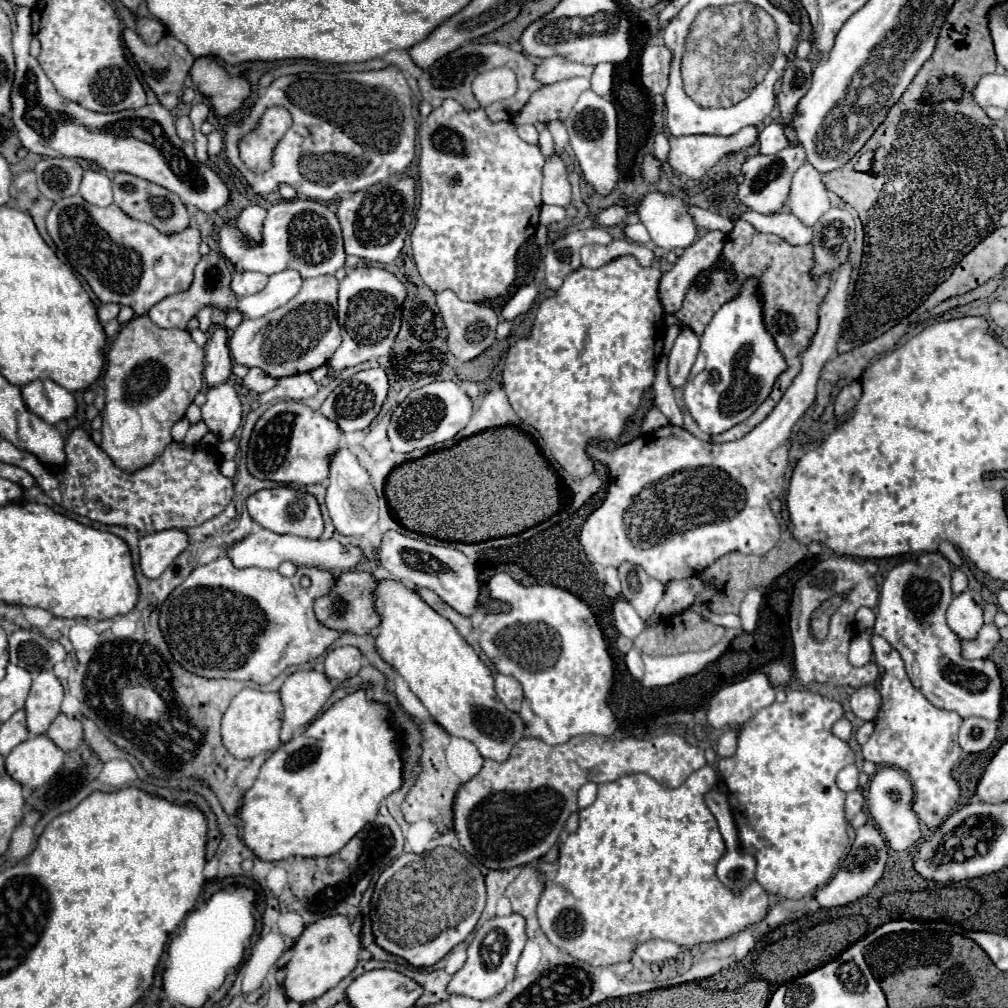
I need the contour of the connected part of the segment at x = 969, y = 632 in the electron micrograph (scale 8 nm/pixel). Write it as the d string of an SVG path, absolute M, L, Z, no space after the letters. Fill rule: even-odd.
M964 591L960 595L956 595L948 607L948 627L960 637L960 639L976 639L976 633L982 629L984 621L982 621L982 603L980 603L980 595L976 591Z

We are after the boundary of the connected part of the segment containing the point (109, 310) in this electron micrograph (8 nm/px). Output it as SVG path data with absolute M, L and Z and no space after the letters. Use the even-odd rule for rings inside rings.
M104 303L104 305L98 309L98 319L100 319L100 323L106 325L110 319L114 319L114 317L118 315L118 311L120 311L120 305L116 305L116 303Z

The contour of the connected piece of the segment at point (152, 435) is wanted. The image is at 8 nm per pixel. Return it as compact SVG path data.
M148 315L134 317L120 329L108 351L100 443L118 467L140 469L164 451L172 441L170 427L184 417L186 407L202 389L202 371L204 349L192 341L188 331L160 329Z

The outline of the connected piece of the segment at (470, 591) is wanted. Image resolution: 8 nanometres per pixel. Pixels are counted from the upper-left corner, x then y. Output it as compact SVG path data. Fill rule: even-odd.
M388 531L380 543L380 565L390 571L392 577L404 581L406 585L432 589L442 601L446 601L454 611L464 617L472 617L478 611L478 571L464 553L452 547L438 547L396 531Z

